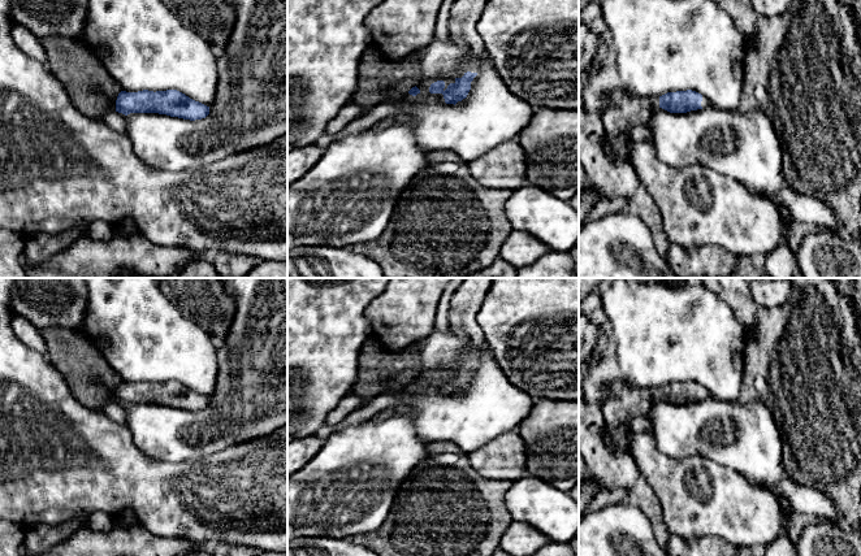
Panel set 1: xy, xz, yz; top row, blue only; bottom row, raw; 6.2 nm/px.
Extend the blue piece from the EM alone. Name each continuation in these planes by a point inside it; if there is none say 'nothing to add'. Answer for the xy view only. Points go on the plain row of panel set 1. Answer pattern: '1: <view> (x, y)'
nothing to add

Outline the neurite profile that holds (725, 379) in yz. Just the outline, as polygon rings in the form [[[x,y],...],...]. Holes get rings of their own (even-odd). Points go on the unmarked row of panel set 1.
[[[618,278],[601,295],[613,325],[615,355],[624,378],[641,388],[692,381],[723,401],[737,401],[743,390],[745,339],[730,305],[698,278],[676,286]]]

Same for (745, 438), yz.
[[[711,396],[687,404],[670,404],[657,399],[646,416],[650,421],[646,433],[654,438],[657,448],[665,456],[678,460],[706,457],[740,473],[749,482],[771,487],[793,513],[818,516],[826,521],[836,520],[838,509],[830,498],[814,487],[797,485],[789,477],[783,465],[783,451],[787,448],[784,438],[762,399],[745,404]]]

